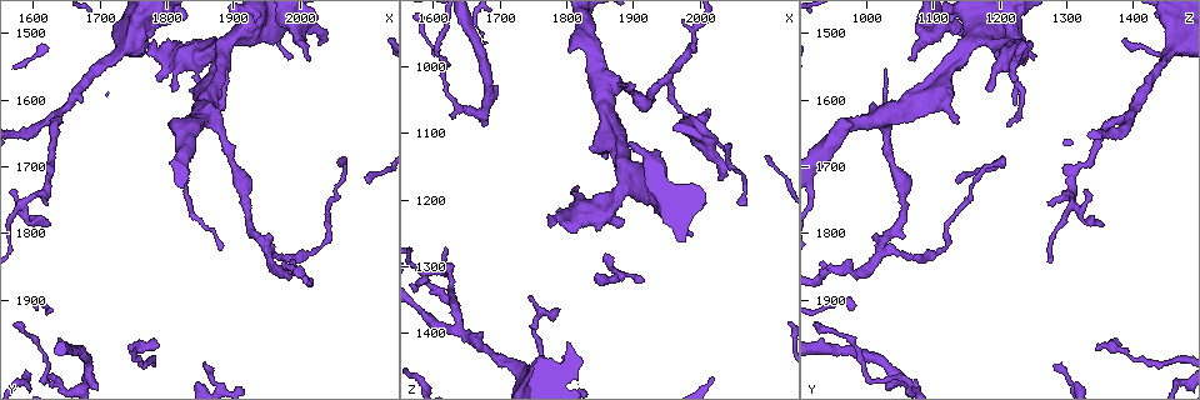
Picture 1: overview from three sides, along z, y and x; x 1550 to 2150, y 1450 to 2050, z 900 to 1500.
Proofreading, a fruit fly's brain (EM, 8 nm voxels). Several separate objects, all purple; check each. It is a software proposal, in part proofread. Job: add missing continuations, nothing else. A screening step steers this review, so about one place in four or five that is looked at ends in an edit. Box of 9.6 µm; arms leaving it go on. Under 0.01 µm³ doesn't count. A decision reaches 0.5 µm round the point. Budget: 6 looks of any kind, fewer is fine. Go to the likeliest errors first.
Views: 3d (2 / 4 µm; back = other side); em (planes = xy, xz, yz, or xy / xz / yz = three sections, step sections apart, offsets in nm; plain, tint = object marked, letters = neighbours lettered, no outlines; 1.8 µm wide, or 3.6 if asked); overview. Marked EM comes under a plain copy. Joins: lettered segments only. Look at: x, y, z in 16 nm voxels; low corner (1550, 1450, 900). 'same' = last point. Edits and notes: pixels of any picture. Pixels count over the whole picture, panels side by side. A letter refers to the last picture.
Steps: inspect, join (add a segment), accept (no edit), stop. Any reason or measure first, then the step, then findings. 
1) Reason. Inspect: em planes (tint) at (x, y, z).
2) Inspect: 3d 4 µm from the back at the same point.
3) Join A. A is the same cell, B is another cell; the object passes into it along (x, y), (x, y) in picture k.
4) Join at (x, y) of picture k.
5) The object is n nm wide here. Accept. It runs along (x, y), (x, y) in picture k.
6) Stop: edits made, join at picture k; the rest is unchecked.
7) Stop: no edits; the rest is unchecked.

An open end. Inspect: em yz step 8 (letters) at (2030, 1515, 1170).

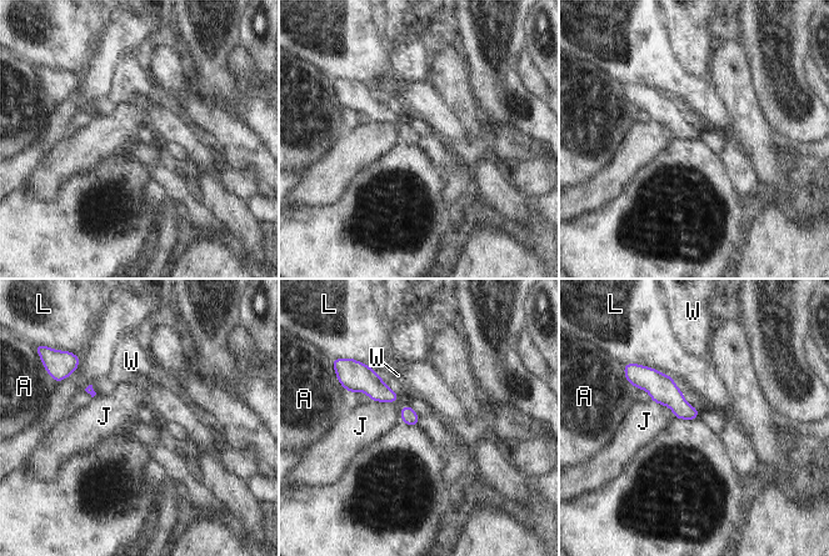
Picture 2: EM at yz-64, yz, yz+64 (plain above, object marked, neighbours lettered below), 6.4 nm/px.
Inspect: em planes (letters) at the same point.

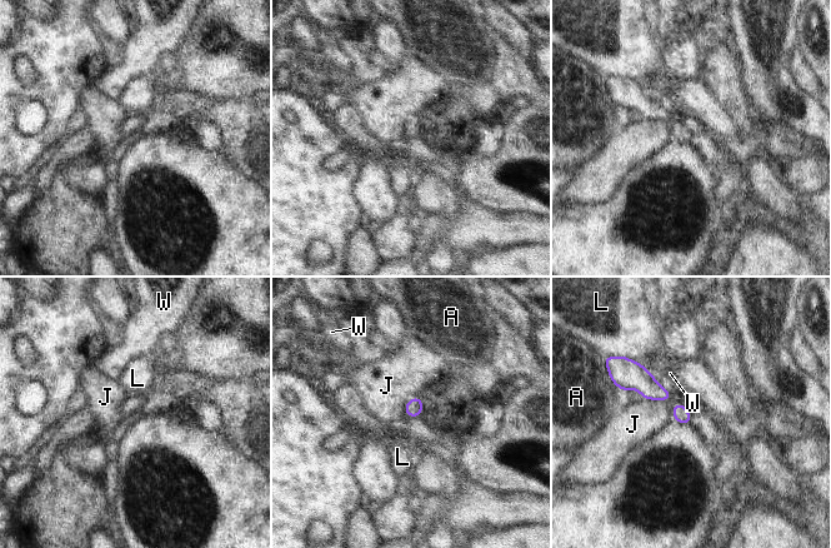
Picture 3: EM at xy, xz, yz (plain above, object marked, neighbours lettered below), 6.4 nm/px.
Accept. A, J, L and W are other cells; none of them fits.

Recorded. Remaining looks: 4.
Branch stops here. Inspect: em xz step 8 (tint) at (1855, 2000, 1280).

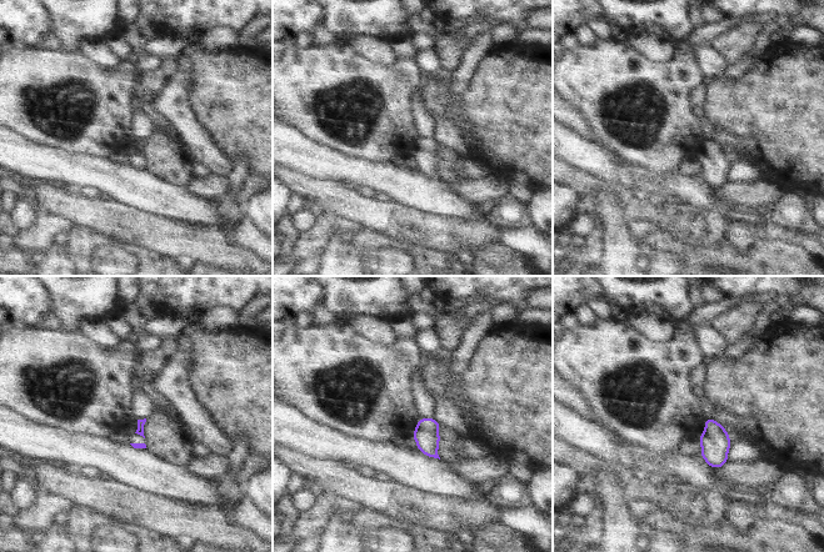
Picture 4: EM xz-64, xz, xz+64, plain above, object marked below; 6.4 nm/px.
See the neighbours. Inspect: em xz step 8 (letters) at the same point.

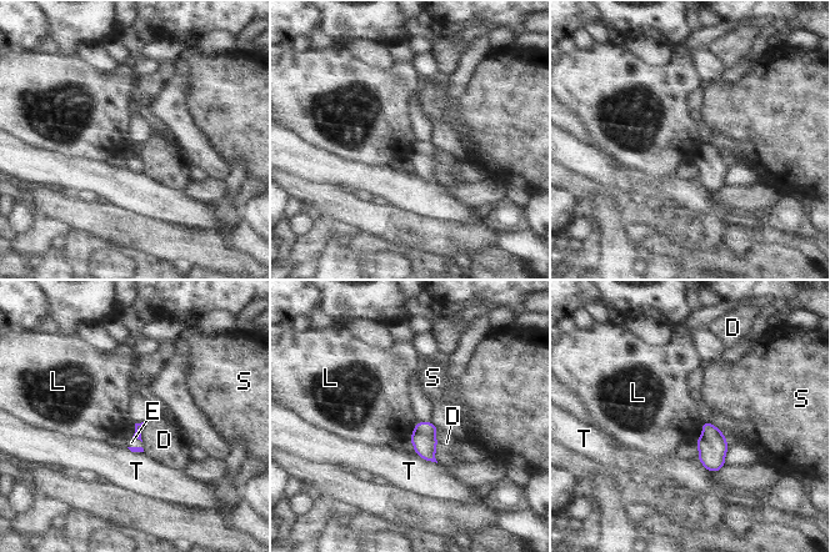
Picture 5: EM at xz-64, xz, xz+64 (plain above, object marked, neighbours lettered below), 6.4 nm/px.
Join at (131, 442) of picture 5. E is the same cell, D, L, S and T are other cells; it goes on there.

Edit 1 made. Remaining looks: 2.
Inspect: 3d 4 µm at (1955, 1825, 1025).

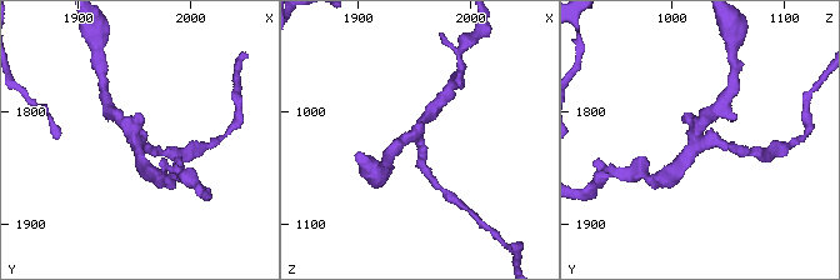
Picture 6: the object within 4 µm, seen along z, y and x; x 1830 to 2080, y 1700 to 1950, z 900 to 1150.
3 arms meet here; now the EM. Inspect: em planes (letters) at (1954, 1822, 1026).

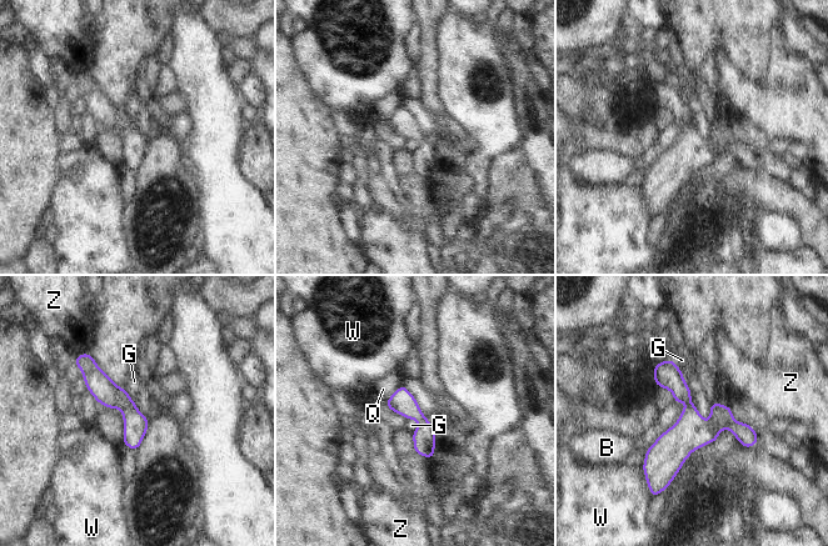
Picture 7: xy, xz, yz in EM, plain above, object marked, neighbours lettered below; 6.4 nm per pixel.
Accept. B, G, Q, W and Z are other cells; no lettered segment goes on from it.

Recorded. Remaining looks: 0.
Stop: edits made, join at picture 5; the rest is unchecked.

